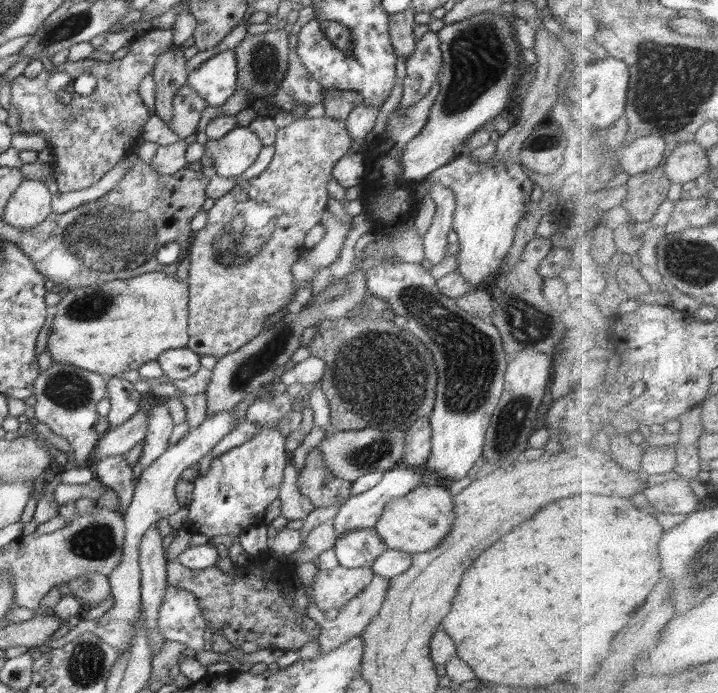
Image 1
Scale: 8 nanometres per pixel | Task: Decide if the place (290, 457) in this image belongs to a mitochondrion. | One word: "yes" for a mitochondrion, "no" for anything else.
no

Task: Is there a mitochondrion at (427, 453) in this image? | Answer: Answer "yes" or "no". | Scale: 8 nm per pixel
no

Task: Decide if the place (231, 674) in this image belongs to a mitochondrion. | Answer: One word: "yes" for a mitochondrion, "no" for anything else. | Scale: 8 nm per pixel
no

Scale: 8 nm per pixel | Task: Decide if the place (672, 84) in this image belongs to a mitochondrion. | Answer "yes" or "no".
yes

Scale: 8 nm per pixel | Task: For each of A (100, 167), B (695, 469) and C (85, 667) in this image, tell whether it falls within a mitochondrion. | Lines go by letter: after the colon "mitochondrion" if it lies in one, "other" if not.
A: other
B: other
C: mitochondrion

